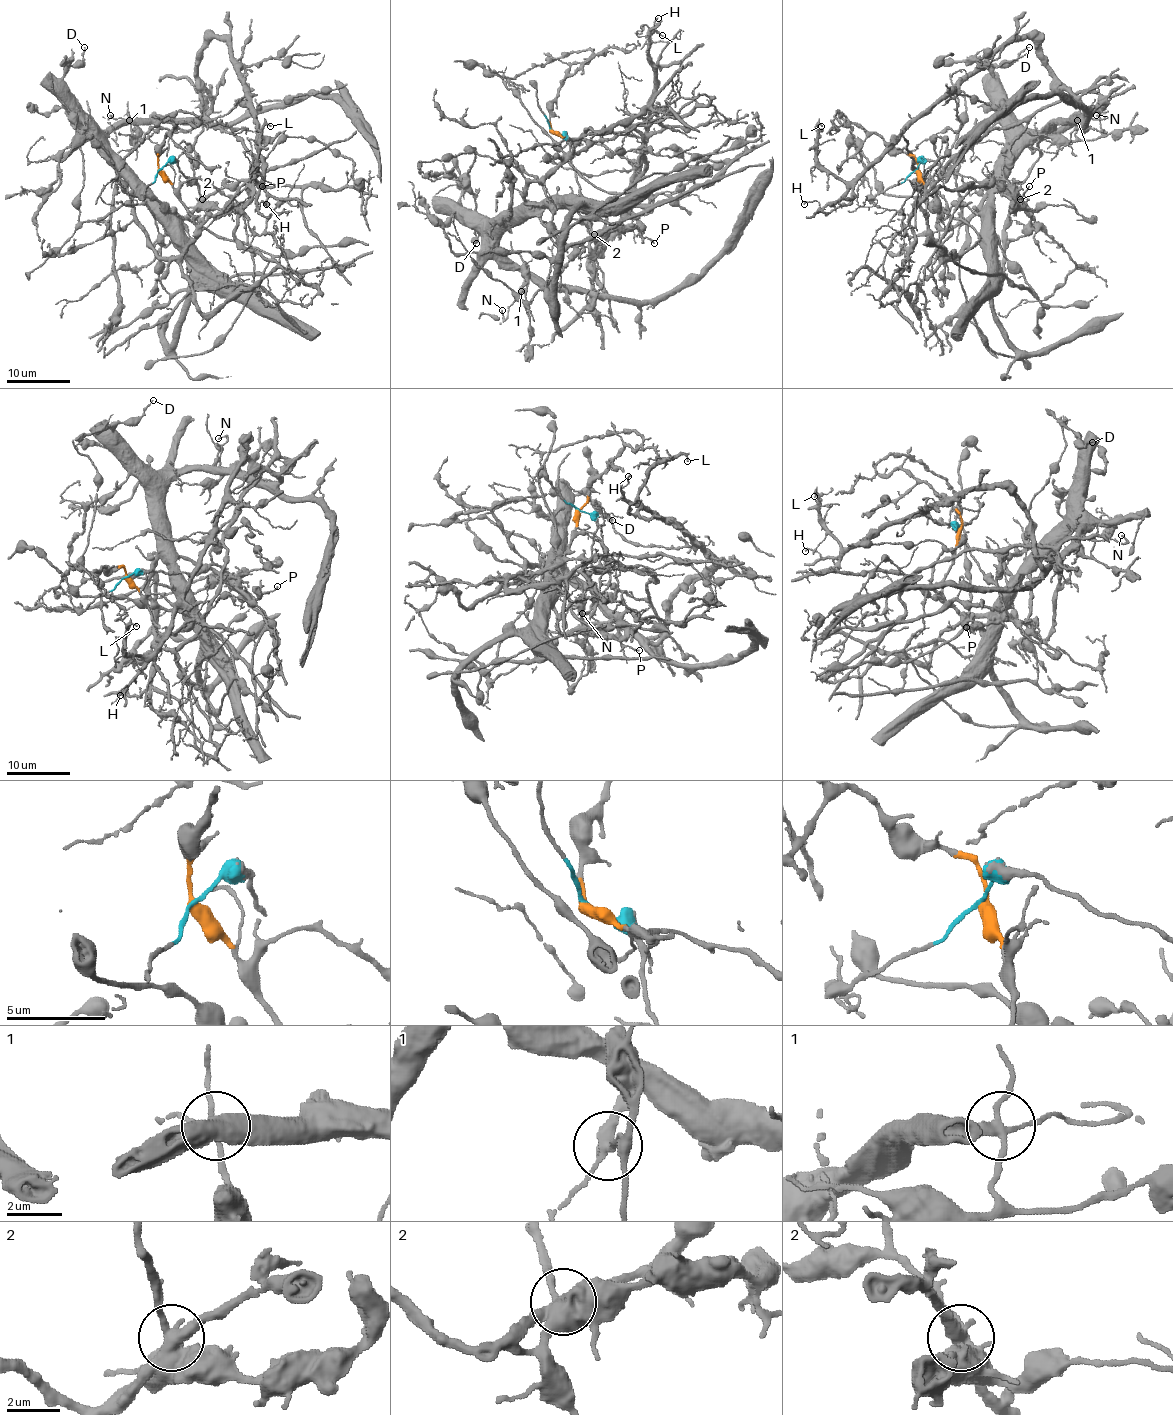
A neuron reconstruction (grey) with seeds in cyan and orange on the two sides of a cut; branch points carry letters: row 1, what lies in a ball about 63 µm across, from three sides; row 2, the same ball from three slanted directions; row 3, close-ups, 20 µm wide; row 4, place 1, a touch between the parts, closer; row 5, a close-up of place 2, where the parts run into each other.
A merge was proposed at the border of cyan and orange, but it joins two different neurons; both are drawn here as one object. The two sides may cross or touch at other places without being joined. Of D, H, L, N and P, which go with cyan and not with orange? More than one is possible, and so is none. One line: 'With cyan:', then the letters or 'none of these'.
With cyan: P

